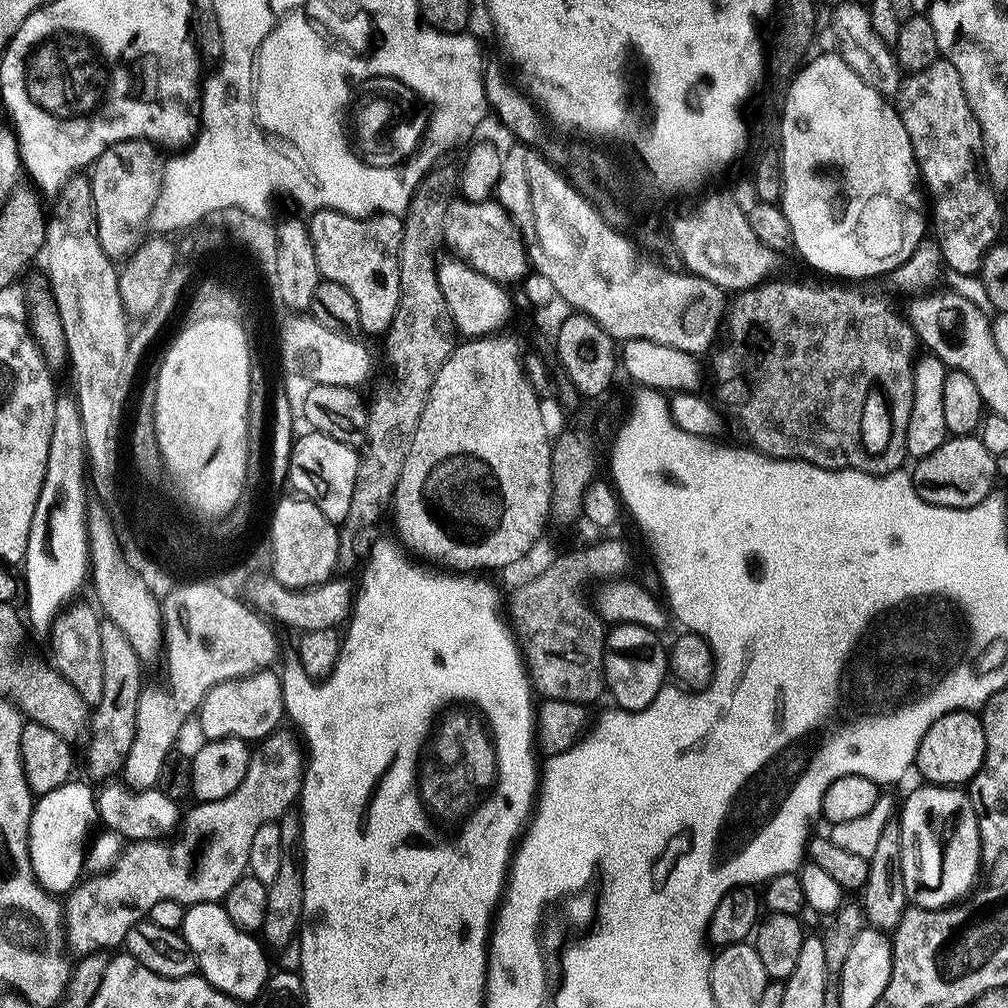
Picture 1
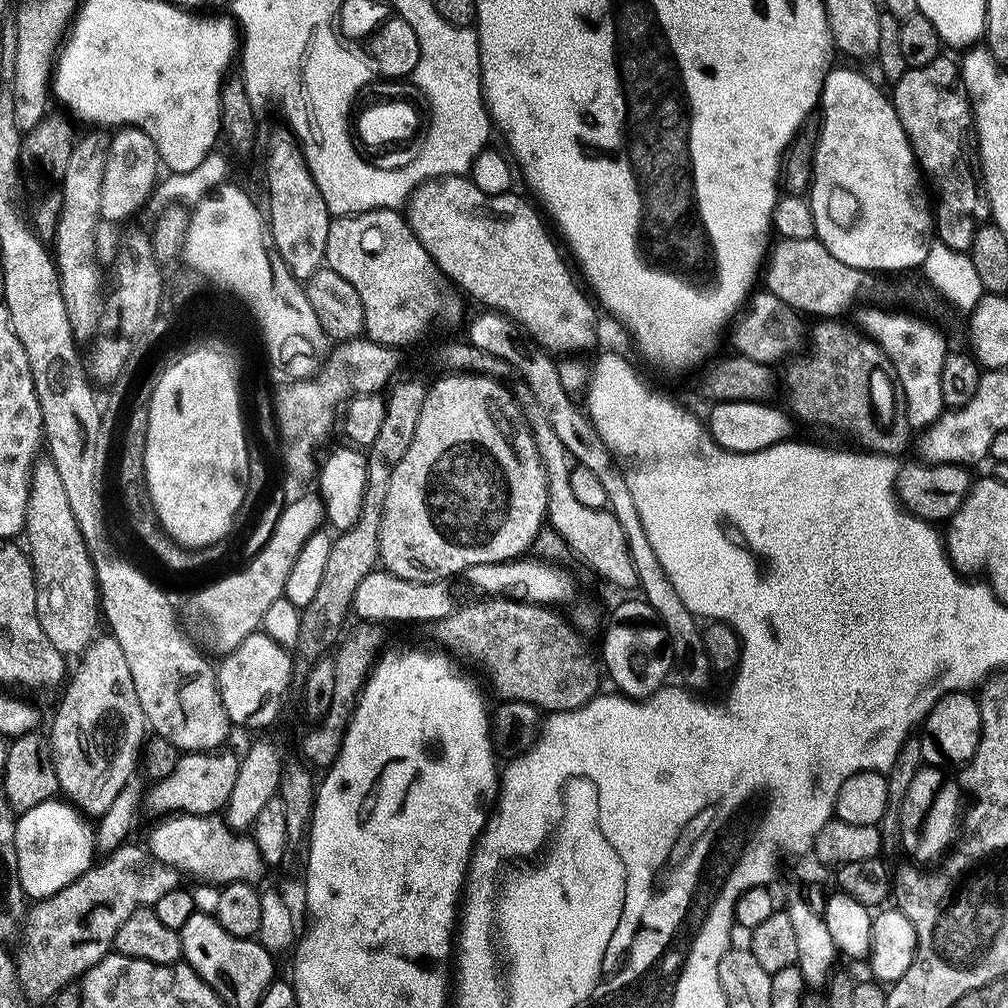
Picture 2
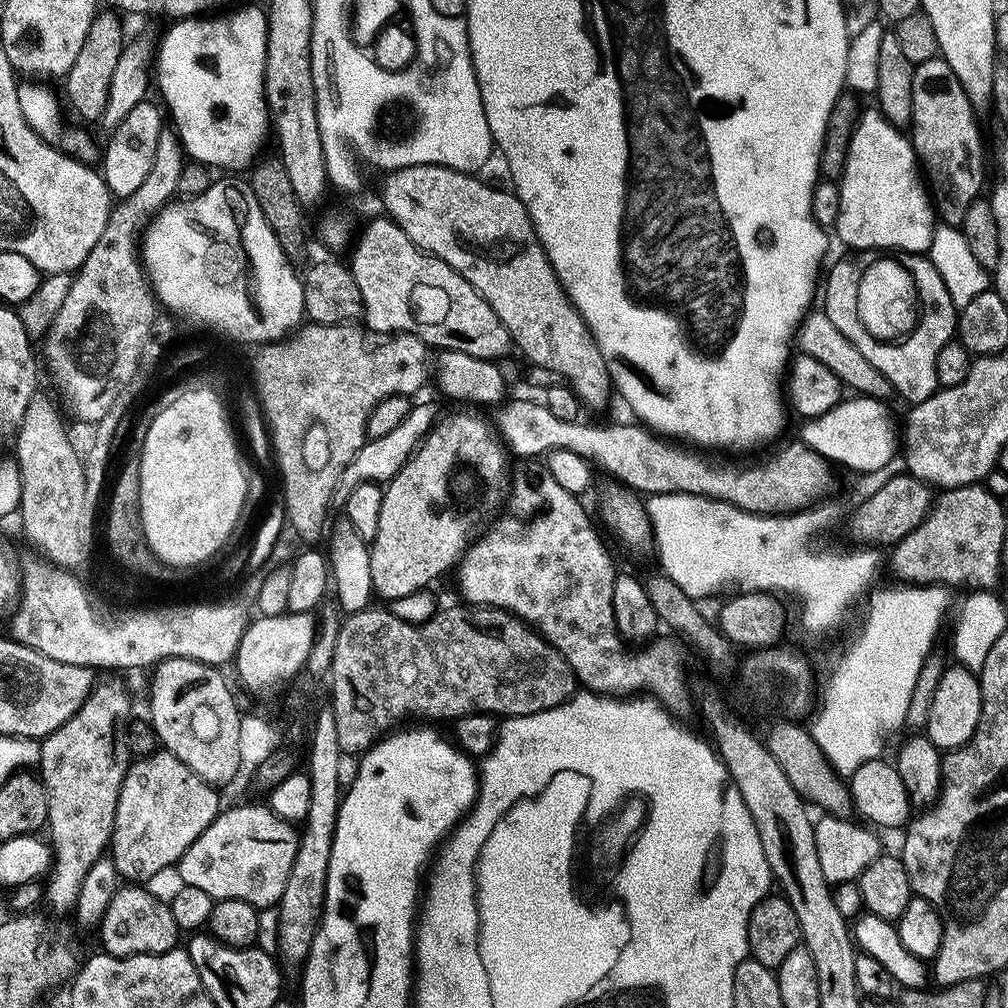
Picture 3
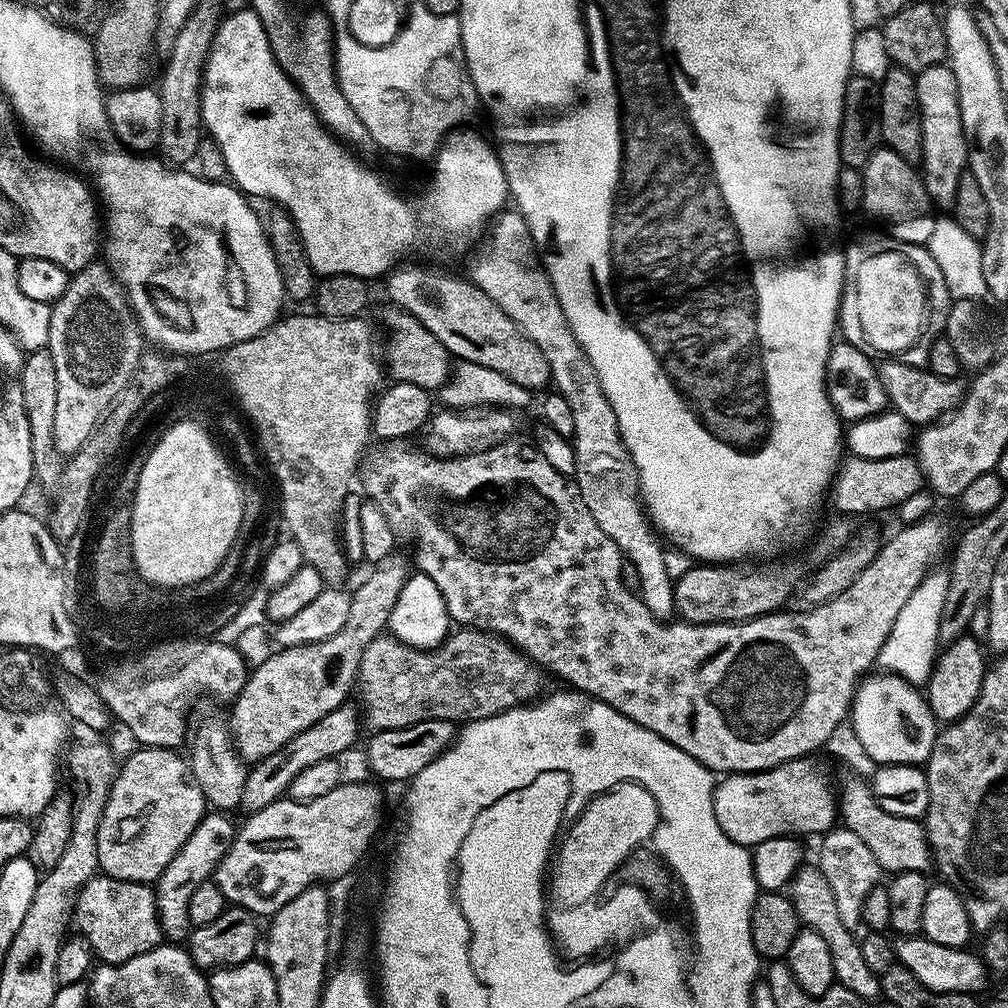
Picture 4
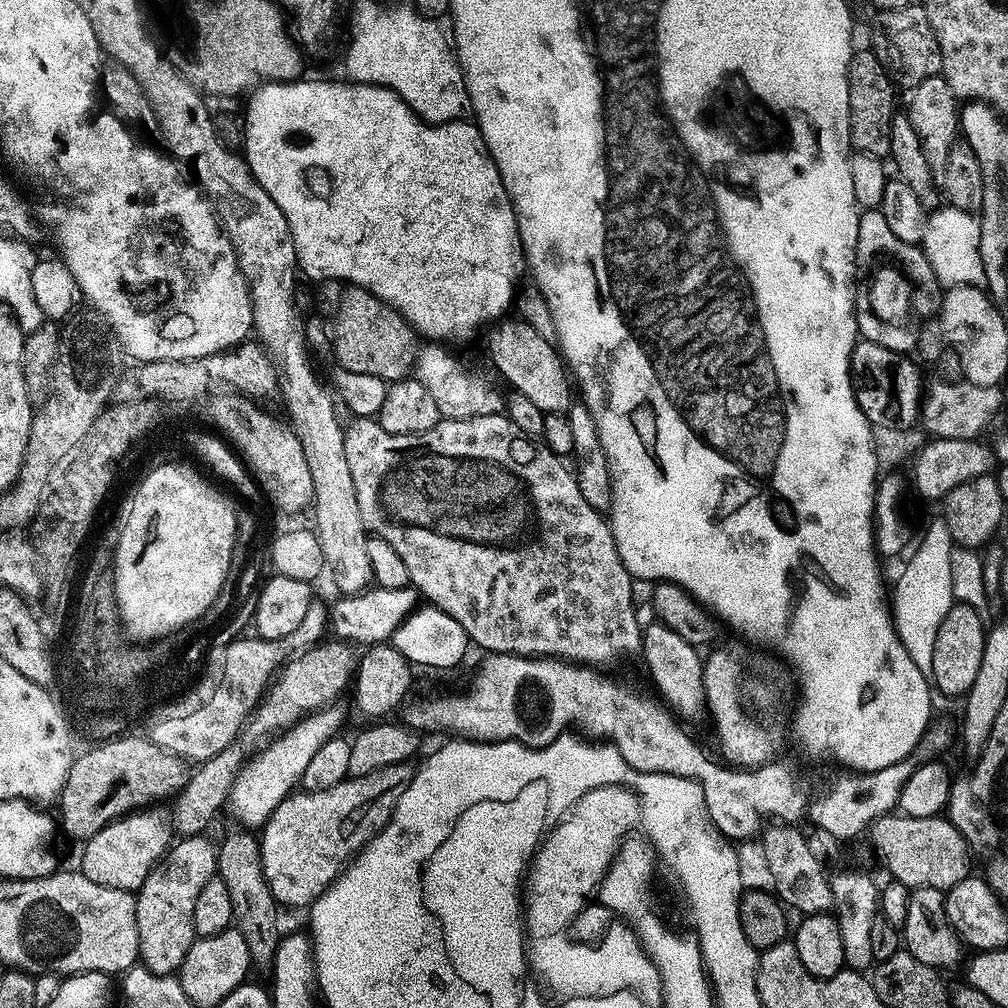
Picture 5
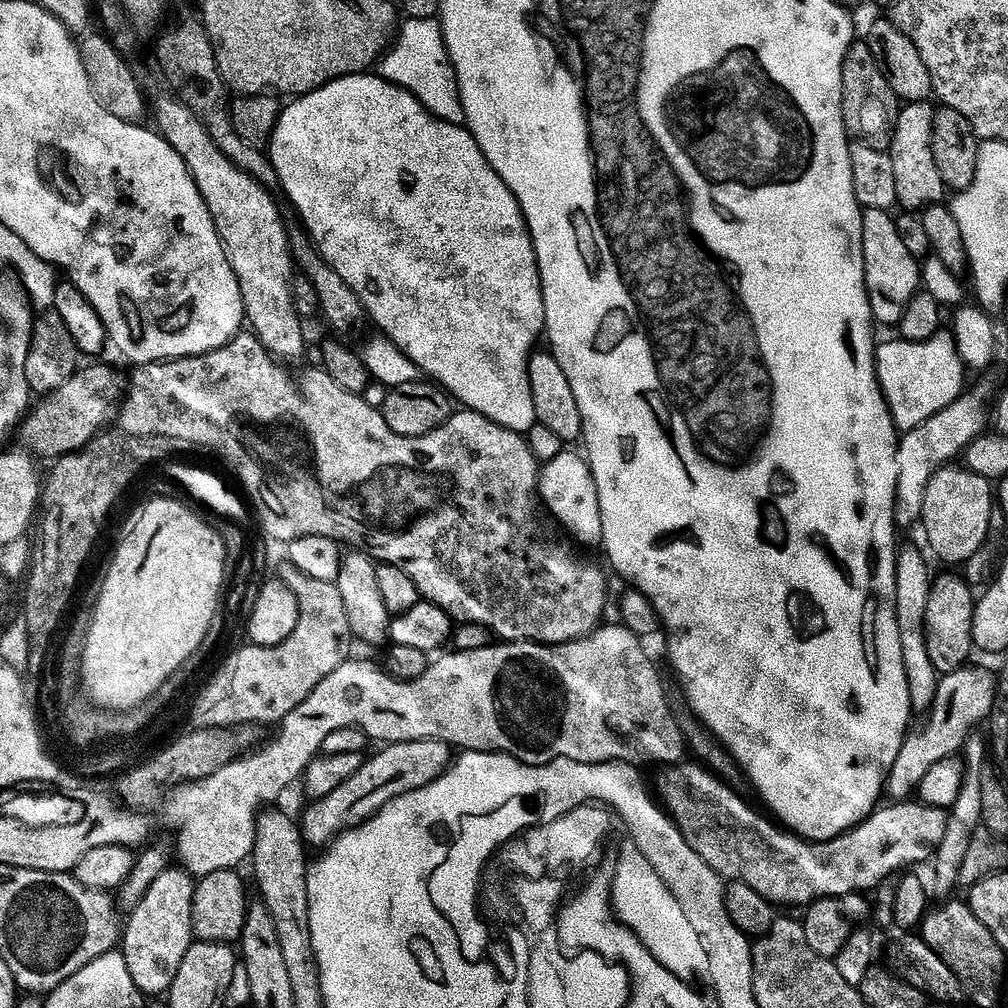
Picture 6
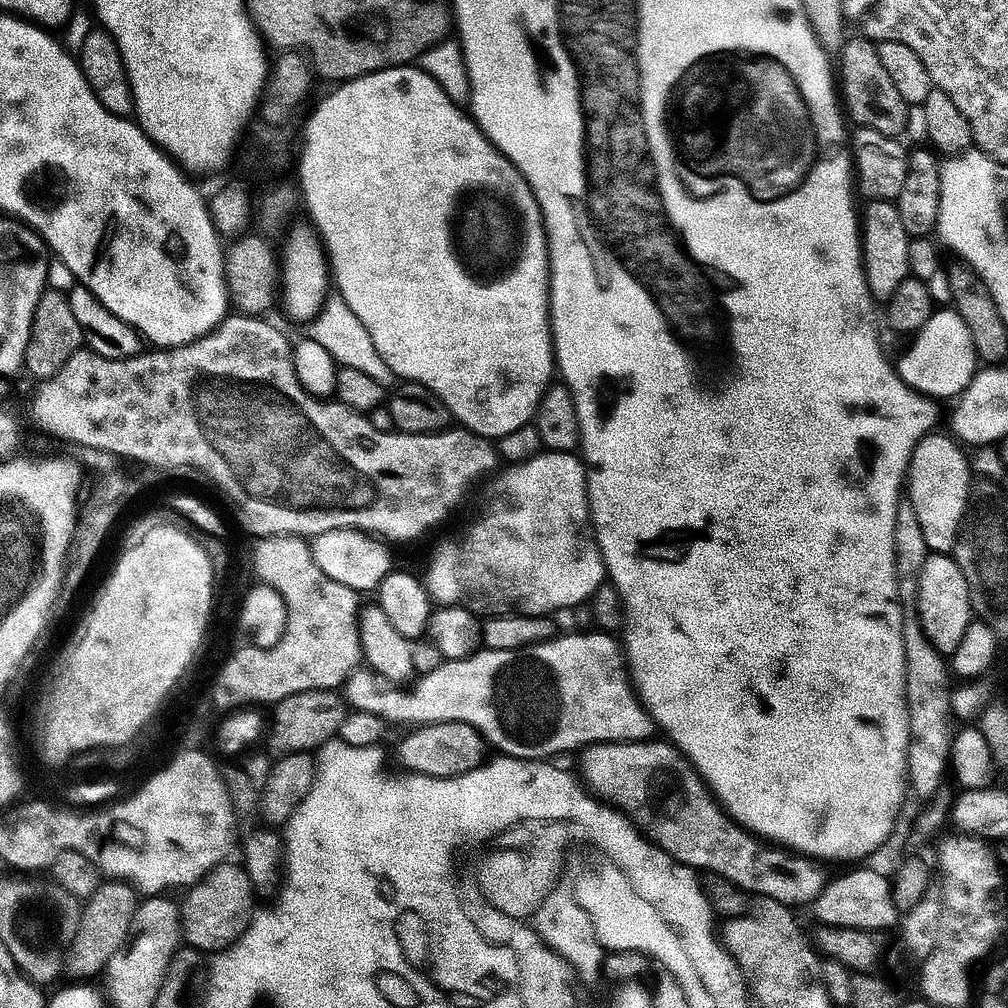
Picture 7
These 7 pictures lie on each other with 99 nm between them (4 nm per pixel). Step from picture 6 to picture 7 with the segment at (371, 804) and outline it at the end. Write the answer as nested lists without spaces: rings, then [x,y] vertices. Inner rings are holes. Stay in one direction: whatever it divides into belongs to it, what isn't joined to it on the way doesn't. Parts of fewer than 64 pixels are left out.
[[[458,722],[429,724],[417,727],[407,735],[408,737],[400,744],[400,760],[408,767],[409,773],[417,776],[456,780],[459,776],[465,776],[484,767],[489,759],[490,745],[474,726]]]

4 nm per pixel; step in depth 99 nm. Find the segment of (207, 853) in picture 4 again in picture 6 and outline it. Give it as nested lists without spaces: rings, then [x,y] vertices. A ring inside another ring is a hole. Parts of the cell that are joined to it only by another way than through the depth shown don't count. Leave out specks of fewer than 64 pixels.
[[[169,870],[158,874],[148,890],[142,902],[127,917],[122,928],[122,951],[126,958],[126,966],[130,966],[130,978],[134,978],[134,986],[143,992],[145,997],[163,997],[171,990],[171,984],[180,972],[186,952],[194,943],[192,930],[191,904],[194,902],[194,894],[197,881],[183,870]]]

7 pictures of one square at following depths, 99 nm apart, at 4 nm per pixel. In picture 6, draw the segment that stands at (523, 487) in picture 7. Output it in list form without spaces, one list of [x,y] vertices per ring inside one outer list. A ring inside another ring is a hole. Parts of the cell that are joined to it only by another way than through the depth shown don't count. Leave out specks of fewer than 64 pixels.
[[[565,450],[565,451],[560,452],[558,454],[558,458],[554,458],[554,462],[550,462],[549,464],[545,464],[545,465],[543,465],[543,467],[541,467],[541,469],[540,469],[540,487],[539,487],[538,491],[539,491],[539,494],[540,494],[540,498],[541,498],[543,507],[546,509],[547,515],[549,517],[551,517],[551,519],[553,521],[555,521],[555,523],[557,525],[559,525],[559,527],[561,529],[563,529],[563,531],[577,545],[579,545],[578,543],[580,543],[580,544],[582,544],[582,545],[584,545],[584,546],[586,546],[588,548],[594,548],[594,547],[596,547],[596,549],[597,549],[598,547],[601,547],[603,545],[603,541],[604,541],[604,535],[602,534],[601,503],[598,502],[598,488],[597,488],[597,483],[594,482],[594,476],[593,476],[592,468],[589,467],[587,459],[583,455],[578,456],[576,453],[574,453],[572,451],[574,451],[574,450]]]

